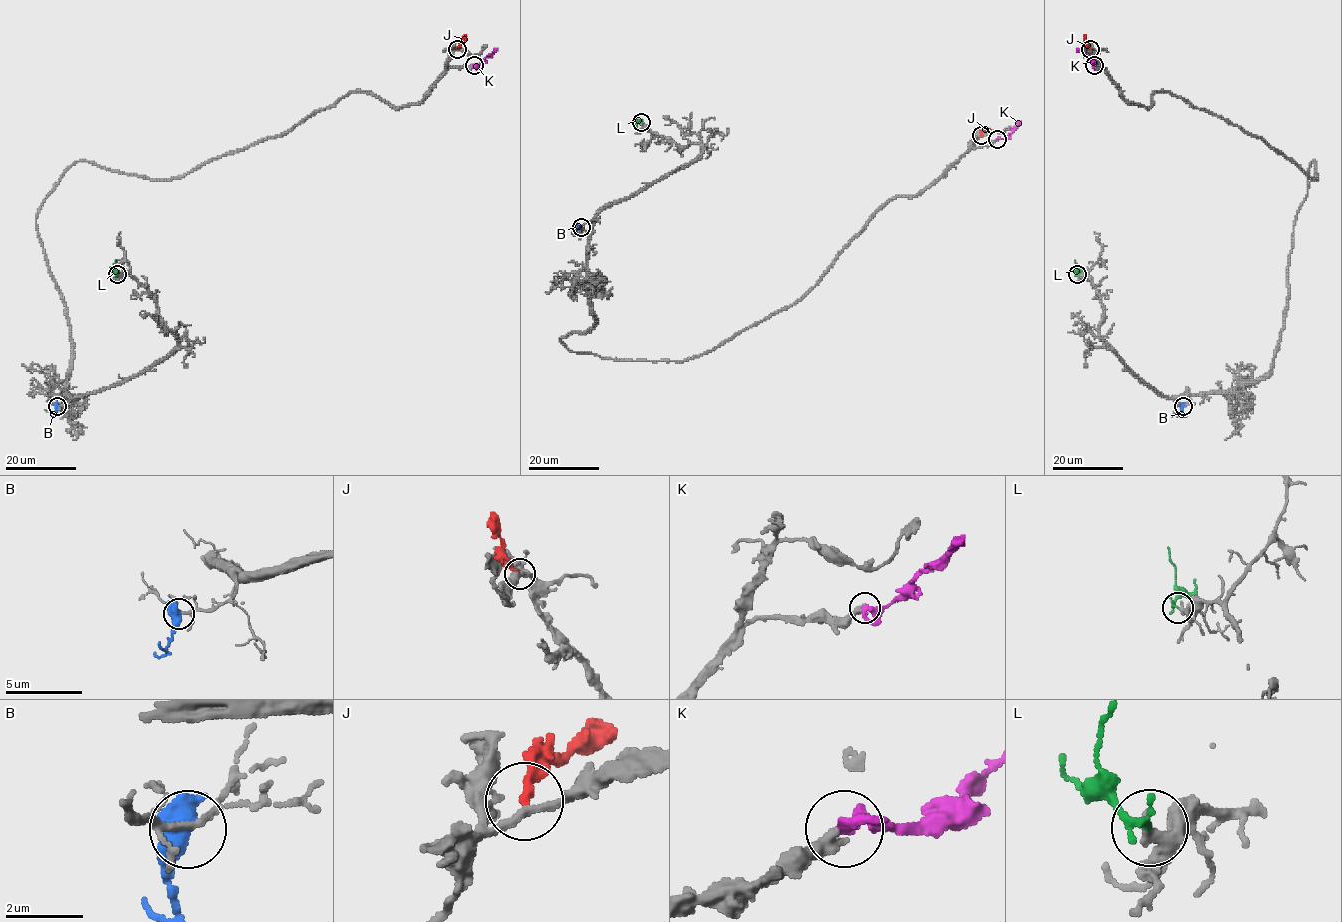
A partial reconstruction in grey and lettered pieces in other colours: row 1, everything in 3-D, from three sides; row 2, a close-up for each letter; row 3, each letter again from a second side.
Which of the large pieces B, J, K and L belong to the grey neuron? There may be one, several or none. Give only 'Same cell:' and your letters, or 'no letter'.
Same cell: K

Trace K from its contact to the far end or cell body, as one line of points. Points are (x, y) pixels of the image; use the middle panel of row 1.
K: (997, 139), (1005, 138), (1020, 121)

